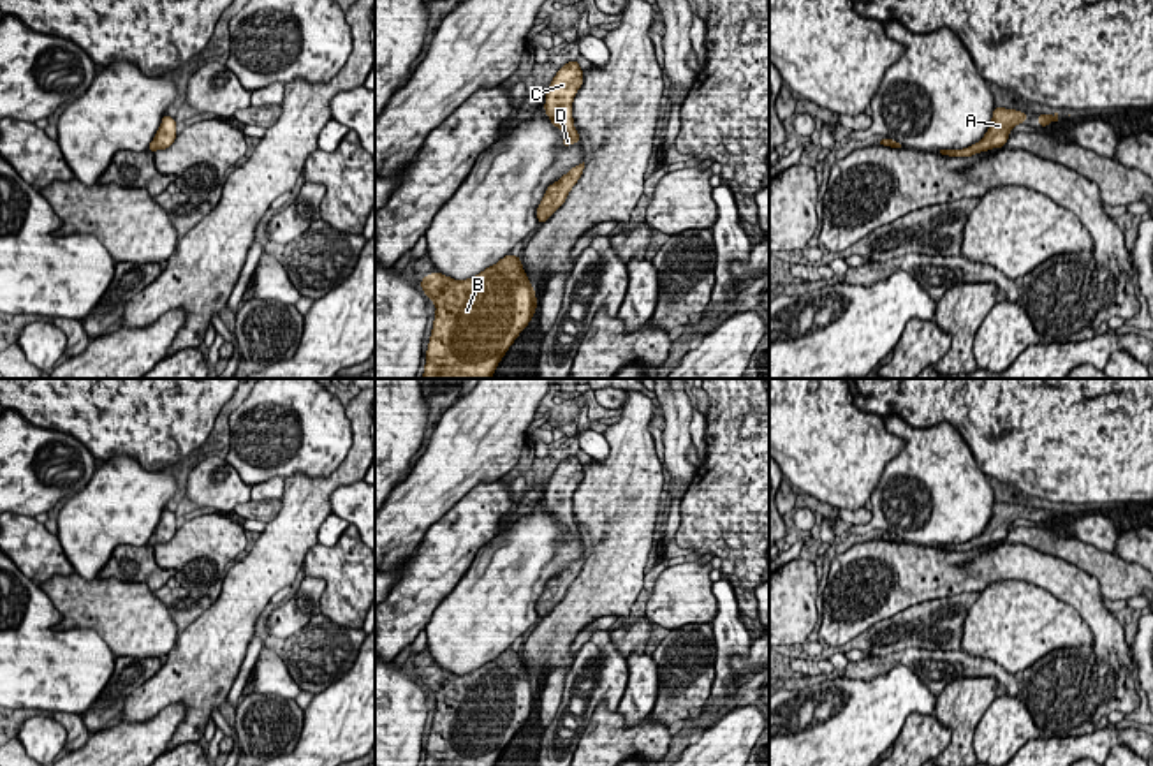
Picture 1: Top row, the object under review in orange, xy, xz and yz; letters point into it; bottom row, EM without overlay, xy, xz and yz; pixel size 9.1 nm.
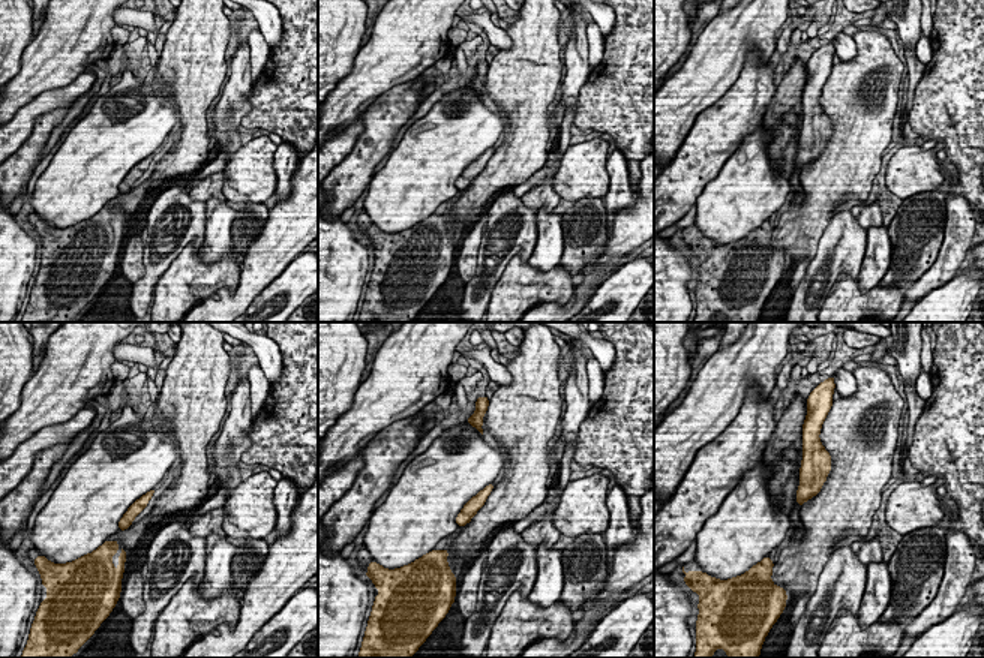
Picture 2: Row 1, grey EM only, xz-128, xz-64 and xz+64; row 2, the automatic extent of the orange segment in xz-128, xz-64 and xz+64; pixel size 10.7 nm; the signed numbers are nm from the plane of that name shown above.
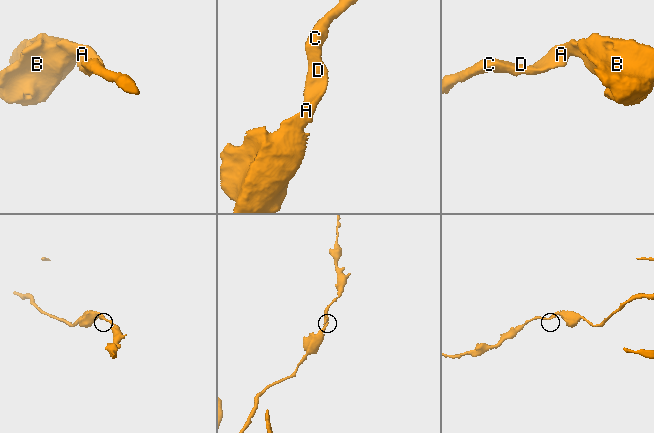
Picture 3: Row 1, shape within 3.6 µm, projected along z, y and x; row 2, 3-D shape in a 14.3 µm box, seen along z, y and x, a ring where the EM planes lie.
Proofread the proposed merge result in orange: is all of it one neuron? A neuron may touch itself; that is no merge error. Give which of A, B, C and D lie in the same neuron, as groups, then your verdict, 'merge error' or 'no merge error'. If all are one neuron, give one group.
A B C D | no merge error

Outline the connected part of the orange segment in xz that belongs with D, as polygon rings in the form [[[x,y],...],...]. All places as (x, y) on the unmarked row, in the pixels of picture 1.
[[[572,454],[556,467],[547,486],[546,486],[546,509],[551,518],[565,527],[562,541],[570,541],[572,537],[581,537],[572,514],[572,495],[583,479],[583,463],[577,454]]]

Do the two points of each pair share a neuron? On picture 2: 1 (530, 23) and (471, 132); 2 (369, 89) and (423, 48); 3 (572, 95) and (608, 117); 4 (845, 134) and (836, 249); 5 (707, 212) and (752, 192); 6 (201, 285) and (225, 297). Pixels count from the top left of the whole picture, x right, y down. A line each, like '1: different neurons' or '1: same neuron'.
1: different neurons
2: same neuron
3: different neurons
4: different neurons
5: same neuron
6: different neurons

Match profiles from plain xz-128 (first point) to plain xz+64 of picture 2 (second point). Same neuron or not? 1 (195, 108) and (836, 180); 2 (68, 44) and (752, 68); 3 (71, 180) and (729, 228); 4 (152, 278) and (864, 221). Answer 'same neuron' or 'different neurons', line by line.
1: same neuron
2: different neurons
3: same neuron
4: different neurons

